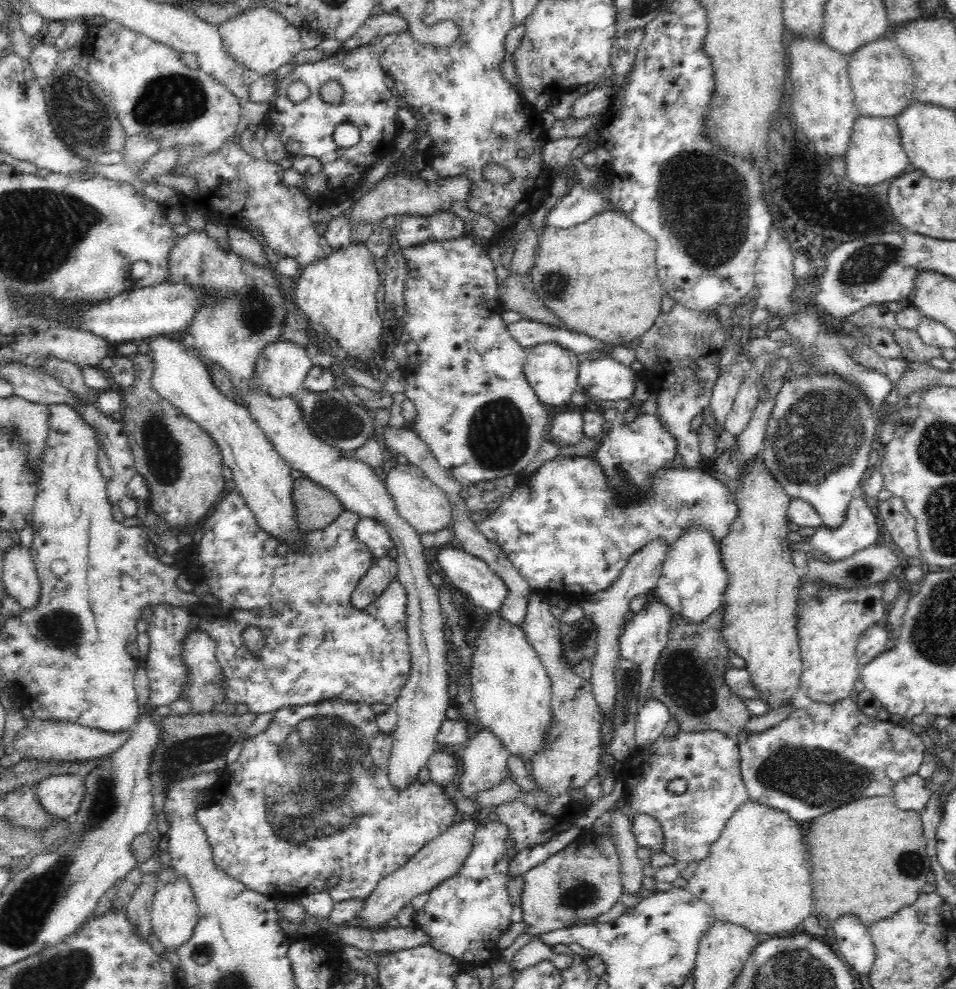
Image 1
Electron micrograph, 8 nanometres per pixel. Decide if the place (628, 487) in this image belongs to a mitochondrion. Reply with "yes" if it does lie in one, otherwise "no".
yes

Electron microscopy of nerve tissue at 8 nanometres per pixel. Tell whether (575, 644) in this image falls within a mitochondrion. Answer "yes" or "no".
yes

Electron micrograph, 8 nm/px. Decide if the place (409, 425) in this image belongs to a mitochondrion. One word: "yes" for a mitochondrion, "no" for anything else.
no

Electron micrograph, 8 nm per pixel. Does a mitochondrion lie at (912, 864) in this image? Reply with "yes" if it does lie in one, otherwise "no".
yes

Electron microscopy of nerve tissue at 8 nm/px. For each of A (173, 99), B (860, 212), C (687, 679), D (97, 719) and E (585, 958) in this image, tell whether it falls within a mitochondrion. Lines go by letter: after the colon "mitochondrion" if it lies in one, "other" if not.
A: mitochondrion
B: other
C: mitochondrion
D: other
E: other

